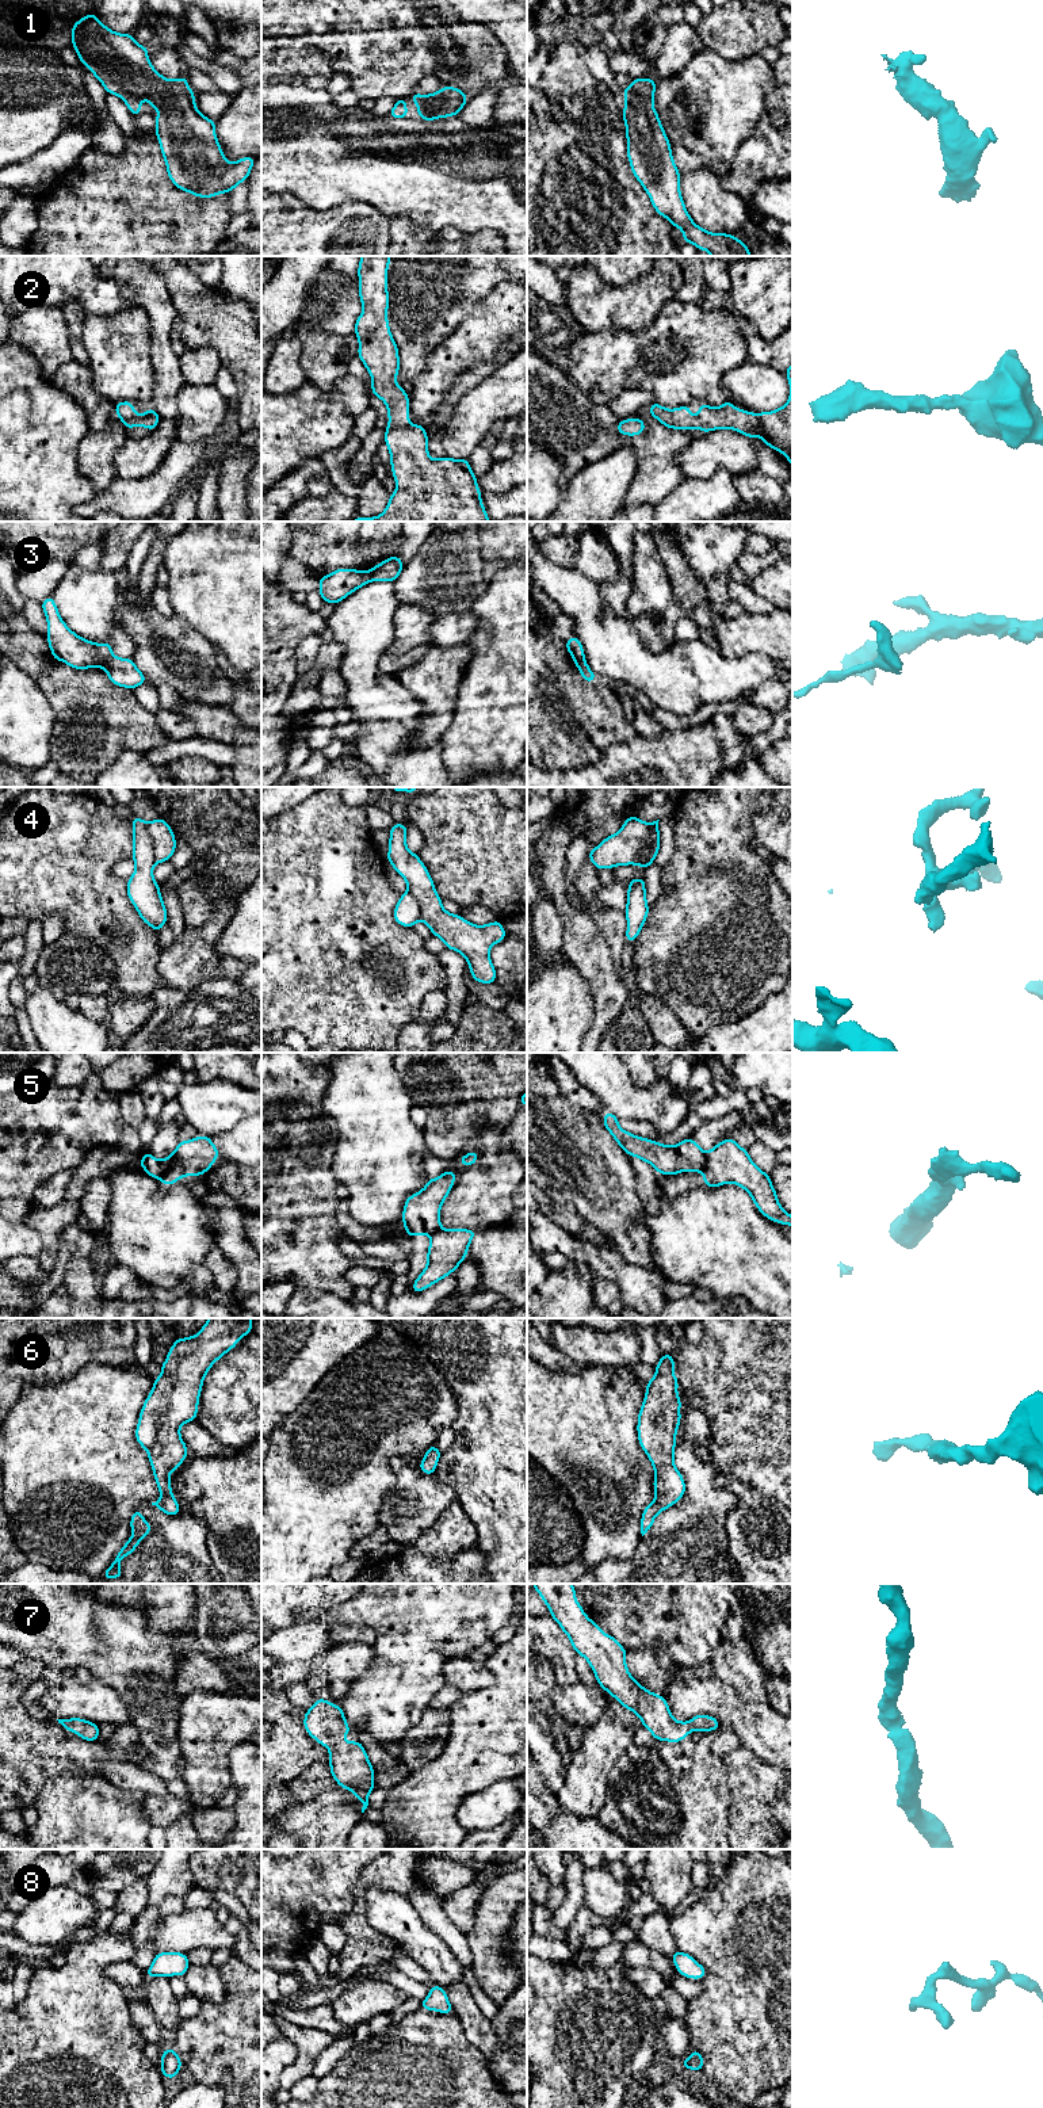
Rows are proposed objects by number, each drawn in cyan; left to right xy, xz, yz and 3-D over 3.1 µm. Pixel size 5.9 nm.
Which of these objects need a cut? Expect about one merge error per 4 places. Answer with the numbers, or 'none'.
3, 4, 5

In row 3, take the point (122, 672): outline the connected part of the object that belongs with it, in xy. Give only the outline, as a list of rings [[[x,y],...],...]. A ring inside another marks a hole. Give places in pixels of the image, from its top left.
[[[110,657],[104,664],[108,680],[119,687],[134,690],[144,684],[146,677],[135,667],[133,658]]]

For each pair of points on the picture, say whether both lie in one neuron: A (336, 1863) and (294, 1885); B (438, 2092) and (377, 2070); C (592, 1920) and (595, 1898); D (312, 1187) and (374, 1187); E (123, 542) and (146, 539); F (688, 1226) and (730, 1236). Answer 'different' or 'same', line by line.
A: same
B: same
C: different
D: different
E: different
F: same

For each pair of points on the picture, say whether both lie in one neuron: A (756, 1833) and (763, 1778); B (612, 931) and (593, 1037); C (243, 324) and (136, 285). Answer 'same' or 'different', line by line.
A: same
B: different
C: different

